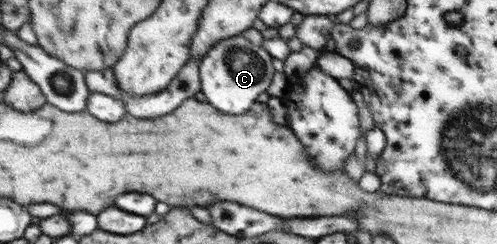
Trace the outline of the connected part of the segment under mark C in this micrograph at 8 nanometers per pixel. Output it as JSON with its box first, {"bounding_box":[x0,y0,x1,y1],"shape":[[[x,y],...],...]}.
{"bounding_box":[201,35,272,115],"shape":[[[242,35],[230,37],[216,43],[201,60],[201,87],[206,100],[218,110],[229,115],[241,115],[258,103],[258,96],[266,90],[272,76],[271,56],[260,46],[252,44]]]}

